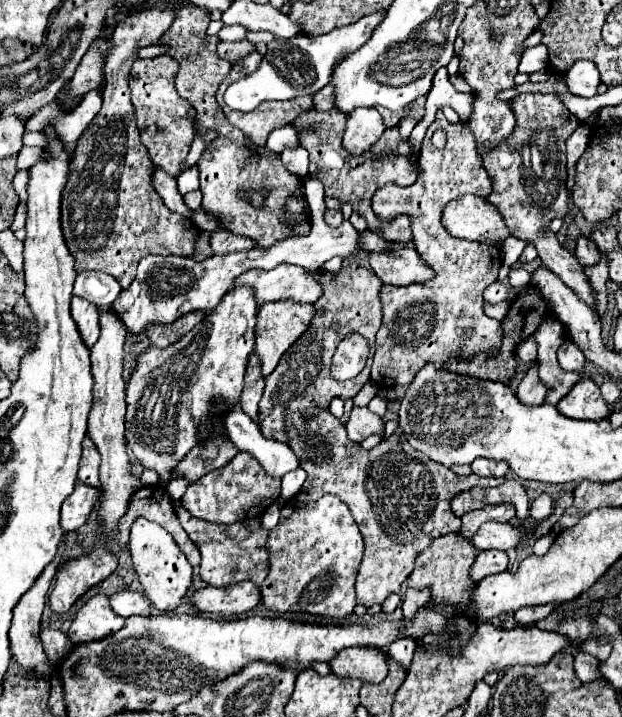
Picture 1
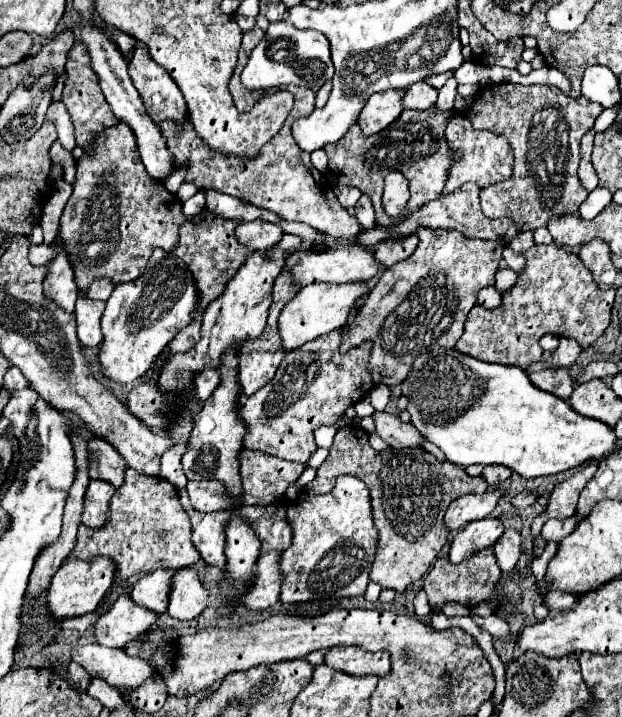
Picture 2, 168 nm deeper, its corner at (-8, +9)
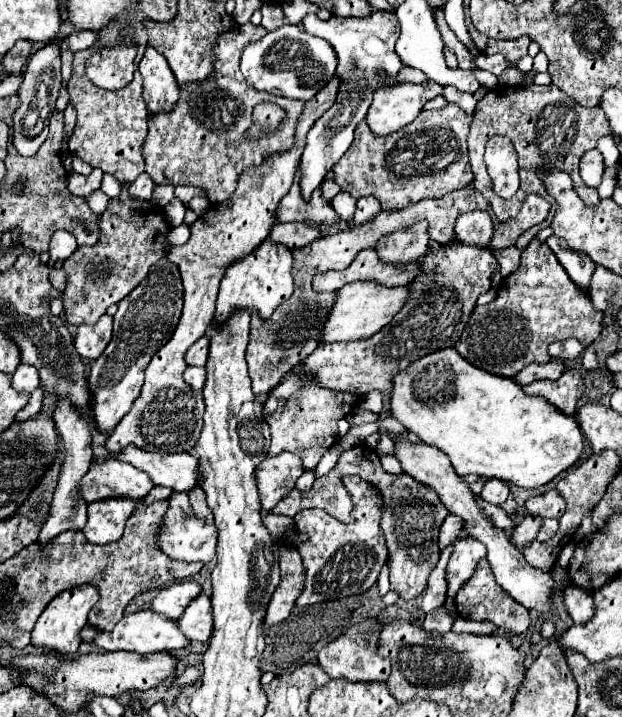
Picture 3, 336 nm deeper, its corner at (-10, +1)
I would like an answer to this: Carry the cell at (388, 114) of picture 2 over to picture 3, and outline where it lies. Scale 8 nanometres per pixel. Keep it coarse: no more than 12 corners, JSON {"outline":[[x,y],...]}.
{"outline":[[437,83],[377,89],[367,125],[377,137],[411,123]]}

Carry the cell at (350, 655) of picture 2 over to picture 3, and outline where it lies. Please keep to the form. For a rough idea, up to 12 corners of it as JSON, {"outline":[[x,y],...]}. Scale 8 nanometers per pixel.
{"outline":[[375,621],[349,627],[317,655],[331,679],[381,681]]}

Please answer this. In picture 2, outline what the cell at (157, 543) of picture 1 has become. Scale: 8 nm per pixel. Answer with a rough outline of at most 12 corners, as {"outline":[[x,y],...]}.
{"outline":[[195,571],[173,577],[167,613],[179,621],[199,617],[207,589]]}

